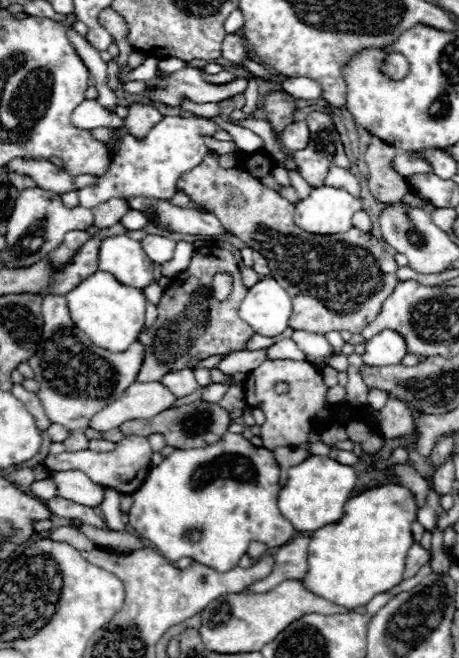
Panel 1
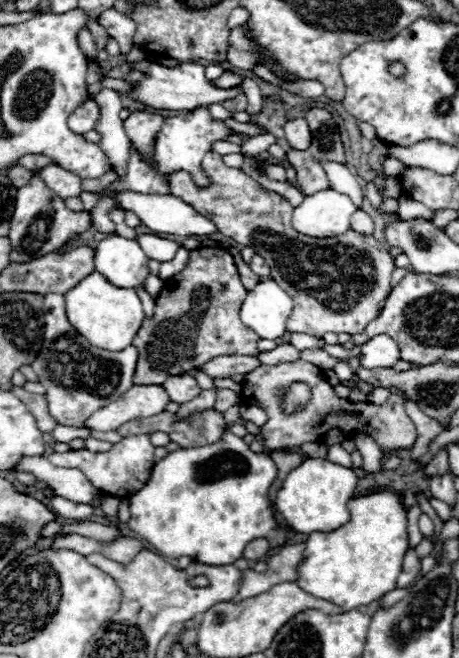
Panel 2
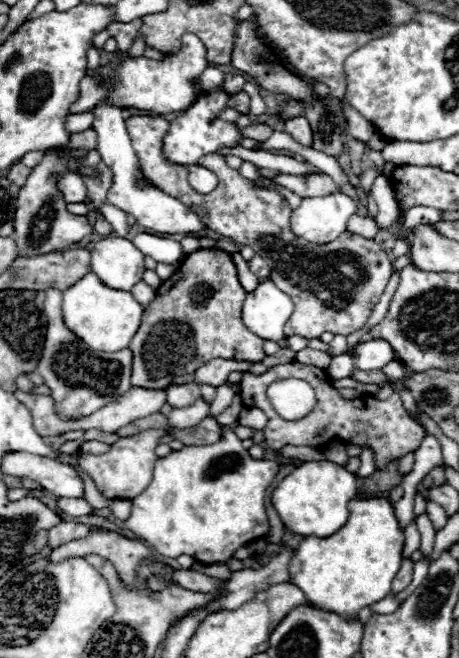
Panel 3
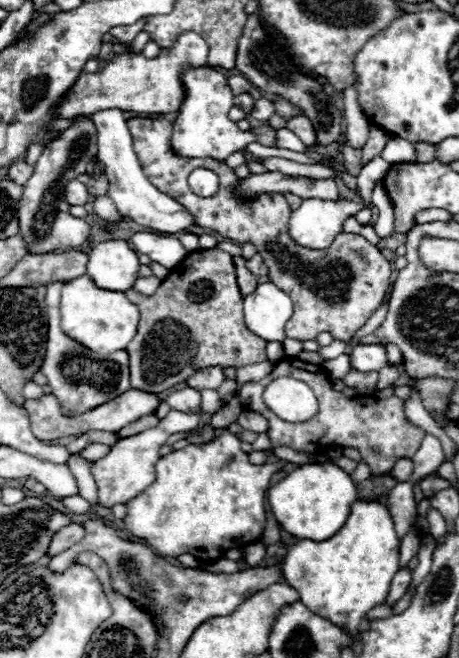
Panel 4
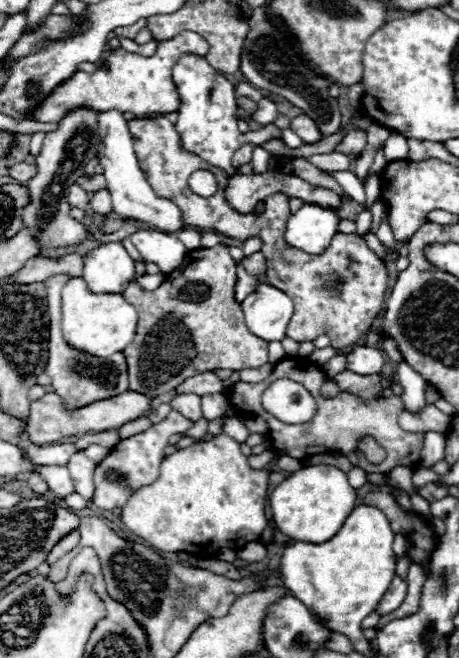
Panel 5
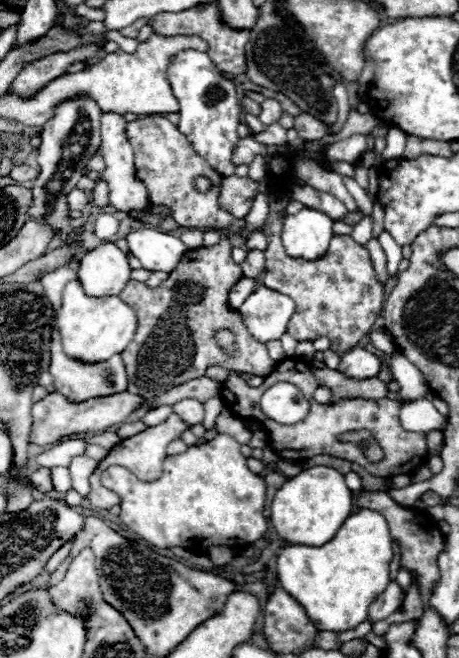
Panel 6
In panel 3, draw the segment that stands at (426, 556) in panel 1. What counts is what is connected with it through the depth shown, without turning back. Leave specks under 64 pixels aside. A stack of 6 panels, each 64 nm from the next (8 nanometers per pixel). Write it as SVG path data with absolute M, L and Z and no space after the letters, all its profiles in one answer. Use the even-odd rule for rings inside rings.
M404 558L400 574L396 574L396 580L392 584L392 592L400 592L412 582L412 568L414 568L414 562L410 558Z

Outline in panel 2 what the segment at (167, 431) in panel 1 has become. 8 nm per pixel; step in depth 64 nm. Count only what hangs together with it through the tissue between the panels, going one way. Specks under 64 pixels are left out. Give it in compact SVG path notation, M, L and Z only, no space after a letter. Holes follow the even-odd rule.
M214 408L196 412L184 420L178 420L172 412L160 412L152 418L132 420L120 426L118 434L126 438L134 434L150 434L156 430L166 432L170 436L170 442L178 444L180 448L196 448L218 442L226 430L226 420L224 414Z

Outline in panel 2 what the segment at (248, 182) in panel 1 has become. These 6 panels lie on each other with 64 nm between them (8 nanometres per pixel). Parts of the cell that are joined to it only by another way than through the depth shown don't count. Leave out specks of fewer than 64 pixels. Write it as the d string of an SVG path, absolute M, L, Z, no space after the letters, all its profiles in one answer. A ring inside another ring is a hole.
M208 152L202 170L210 178L208 188L198 188L192 176L180 170L170 176L170 192L212 218L218 232L252 248L268 262L272 280L294 300L288 332L312 336L324 336L326 332L358 334L378 316L380 302L390 294L390 280L396 268L394 258L378 240L354 230L336 238L304 236L292 228L294 208L280 194L264 190L240 168L224 166L220 154Z

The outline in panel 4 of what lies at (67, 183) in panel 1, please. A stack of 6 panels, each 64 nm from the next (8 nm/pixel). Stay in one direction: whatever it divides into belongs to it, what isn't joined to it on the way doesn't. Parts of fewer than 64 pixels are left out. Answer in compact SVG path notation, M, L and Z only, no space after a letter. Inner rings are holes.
M76 178L66 184L64 196L66 196L68 204L86 204L86 202L90 202L90 194L88 194L86 186Z

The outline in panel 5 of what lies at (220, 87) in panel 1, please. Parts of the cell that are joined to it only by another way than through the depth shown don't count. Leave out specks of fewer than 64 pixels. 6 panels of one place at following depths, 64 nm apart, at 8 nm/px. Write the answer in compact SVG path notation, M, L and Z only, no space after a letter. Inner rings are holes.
M182 32L180 36L168 42L158 42L158 50L150 58L118 48L96 72L92 74L76 72L72 76L72 82L64 82L60 90L56 90L54 94L48 96L48 100L44 100L44 104L34 112L34 118L38 122L60 122L68 112L76 108L90 108L96 112L116 108L120 112L132 112L132 114L176 112L180 106L180 96L172 80L172 68L176 66L182 54L206 56L208 50L208 42L196 32Z

